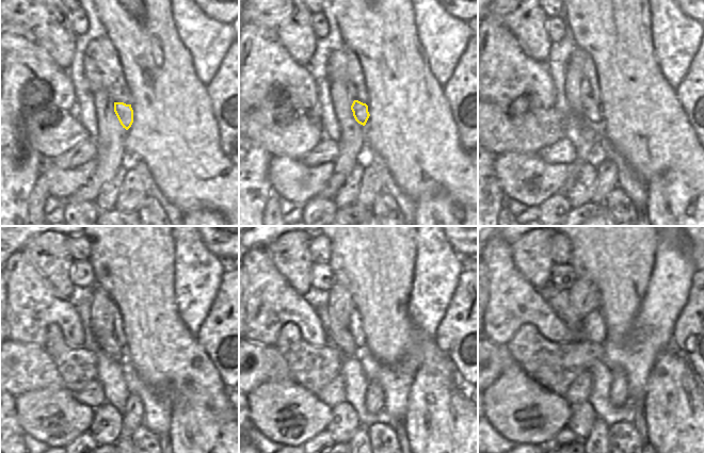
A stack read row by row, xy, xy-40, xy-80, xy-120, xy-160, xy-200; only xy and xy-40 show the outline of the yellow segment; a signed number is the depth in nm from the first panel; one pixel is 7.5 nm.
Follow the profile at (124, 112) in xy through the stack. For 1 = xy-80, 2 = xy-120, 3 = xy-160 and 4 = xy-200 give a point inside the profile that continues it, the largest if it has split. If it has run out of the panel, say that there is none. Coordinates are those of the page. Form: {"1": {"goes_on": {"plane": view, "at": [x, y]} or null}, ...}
{"1": {"goes_on": {"plane": "xy-80", "at": [592, 112]}}, "2": {"goes_on": {"plane": "xy-120", "at": [107, 343]}}, "3": {"goes_on": {"plane": "xy-160", "at": [338, 336]}}, "4": {"goes_on": {"plane": "xy-200", "at": [558, 300]}}}

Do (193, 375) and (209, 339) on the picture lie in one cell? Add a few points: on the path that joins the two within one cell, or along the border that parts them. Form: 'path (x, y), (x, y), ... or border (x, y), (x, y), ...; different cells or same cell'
border (196, 335), (198, 343), (218, 371); different cells

